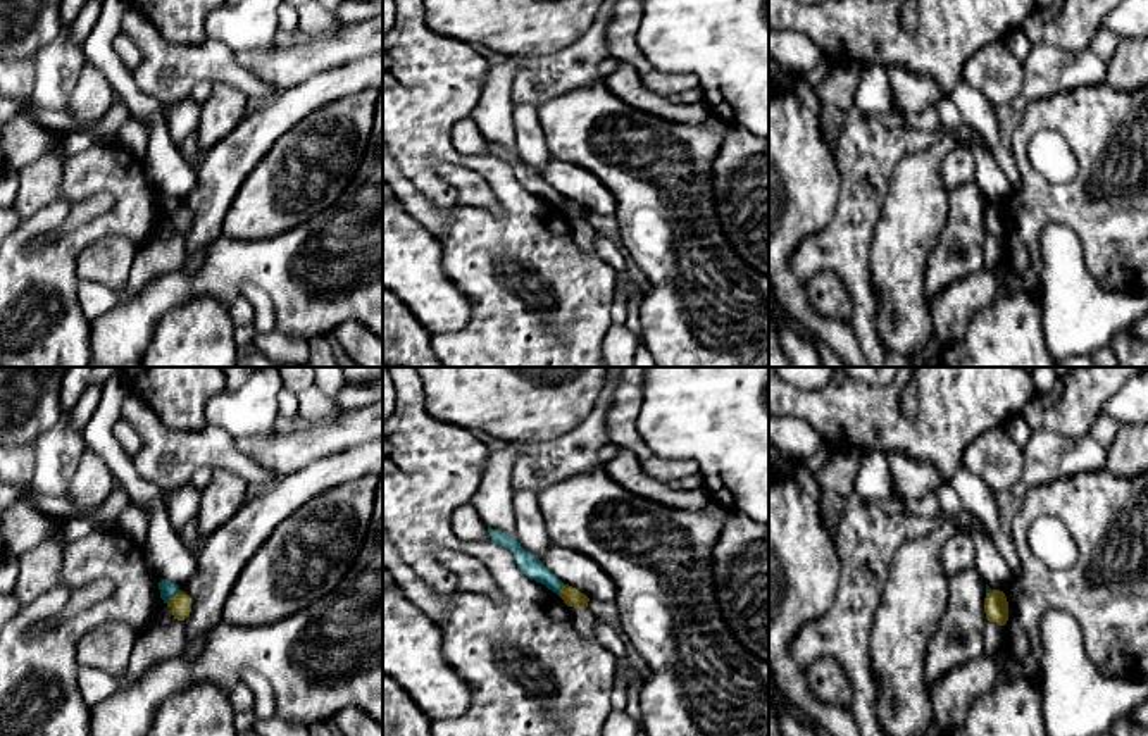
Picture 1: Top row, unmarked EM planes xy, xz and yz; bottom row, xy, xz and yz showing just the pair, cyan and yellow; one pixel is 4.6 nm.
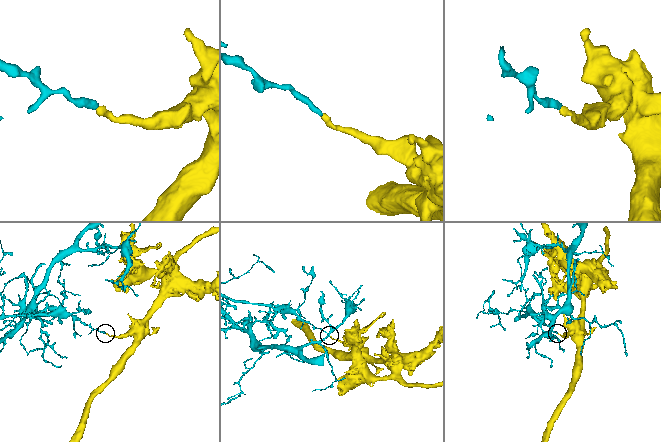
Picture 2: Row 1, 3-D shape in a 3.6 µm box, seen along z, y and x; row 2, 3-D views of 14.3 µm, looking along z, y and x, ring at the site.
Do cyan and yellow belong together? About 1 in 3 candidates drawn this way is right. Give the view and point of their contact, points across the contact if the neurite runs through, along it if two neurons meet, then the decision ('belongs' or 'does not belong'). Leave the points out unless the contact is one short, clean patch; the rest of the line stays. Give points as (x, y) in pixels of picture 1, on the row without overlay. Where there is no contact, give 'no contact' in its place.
xy (173, 209) | along xy (180, 204), (166, 216) | does not belong

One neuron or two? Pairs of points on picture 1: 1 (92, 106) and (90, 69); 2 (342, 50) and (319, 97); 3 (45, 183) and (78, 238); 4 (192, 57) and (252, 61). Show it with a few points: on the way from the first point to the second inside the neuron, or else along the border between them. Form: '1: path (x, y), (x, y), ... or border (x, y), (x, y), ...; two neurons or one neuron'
1: path (92, 97), (92, 78); one neuron
2: border (364, 56), (314, 73), (297, 85); two neurons
3: border (66, 161), (59, 193), (21, 221); two neurons
4: border (235, 54), (245, 66), (273, 85); two neurons

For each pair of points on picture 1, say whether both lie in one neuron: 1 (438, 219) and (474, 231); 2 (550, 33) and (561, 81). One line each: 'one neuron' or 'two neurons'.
1: two neurons
2: two neurons

